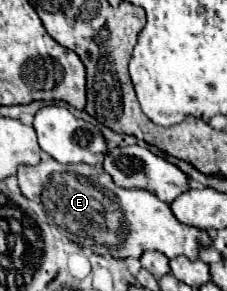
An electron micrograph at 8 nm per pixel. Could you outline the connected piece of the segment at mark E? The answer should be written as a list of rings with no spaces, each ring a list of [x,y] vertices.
[[[42,155],[42,161],[38,165],[20,165],[18,167],[18,187],[22,195],[30,201],[36,201],[44,207],[44,213],[48,217],[48,223],[56,227],[64,237],[76,241],[80,247],[88,247],[96,255],[106,255],[106,251],[112,257],[140,257],[144,251],[160,251],[168,259],[186,255],[198,259],[198,249],[208,245],[210,237],[206,231],[200,231],[196,227],[180,225],[176,217],[172,217],[172,211],[168,209],[168,203],[160,201],[154,193],[148,193],[144,189],[122,189],[116,187],[114,181],[98,167],[92,165],[60,165],[58,161],[52,161],[52,157]]]

